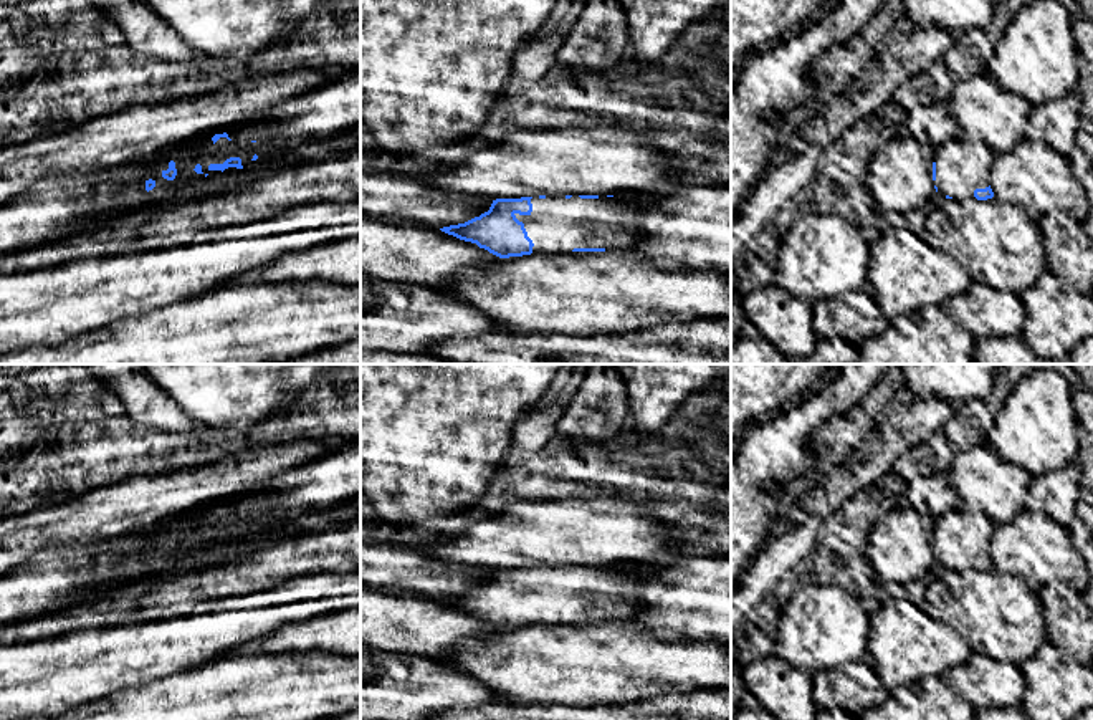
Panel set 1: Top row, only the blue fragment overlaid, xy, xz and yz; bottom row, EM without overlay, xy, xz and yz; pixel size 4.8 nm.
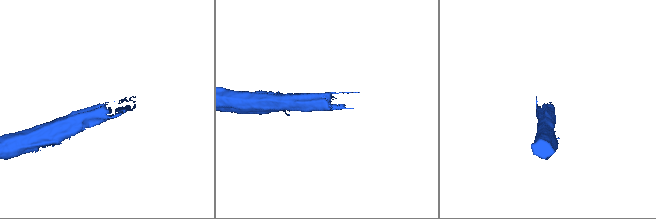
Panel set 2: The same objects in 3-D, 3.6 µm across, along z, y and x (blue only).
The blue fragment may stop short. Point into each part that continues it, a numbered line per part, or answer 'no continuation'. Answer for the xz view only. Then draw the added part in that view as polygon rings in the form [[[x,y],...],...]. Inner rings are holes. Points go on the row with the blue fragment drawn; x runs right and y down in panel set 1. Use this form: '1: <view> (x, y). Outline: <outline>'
1: xz (556, 225). Outline: [[[577,195],[566,197],[532,197],[532,212],[529,215],[514,214],[524,223],[527,237],[532,240],[532,253],[536,255],[562,255],[574,248],[605,248],[627,250],[642,232],[637,223],[643,217],[640,199],[630,197],[599,197],[580,199]]]

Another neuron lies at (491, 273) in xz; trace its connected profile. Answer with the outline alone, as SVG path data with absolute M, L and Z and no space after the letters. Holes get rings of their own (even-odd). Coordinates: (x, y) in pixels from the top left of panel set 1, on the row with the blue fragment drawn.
M625 250L509 257L489 268L465 270L456 283L441 290L478 308L504 334L632 333L671 321L724 319L731 313L731 275L699 268L663 270Z

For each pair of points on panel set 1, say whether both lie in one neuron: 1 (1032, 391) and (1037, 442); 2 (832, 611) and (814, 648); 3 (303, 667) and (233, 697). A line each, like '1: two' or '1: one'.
1: one
2: one
3: one

